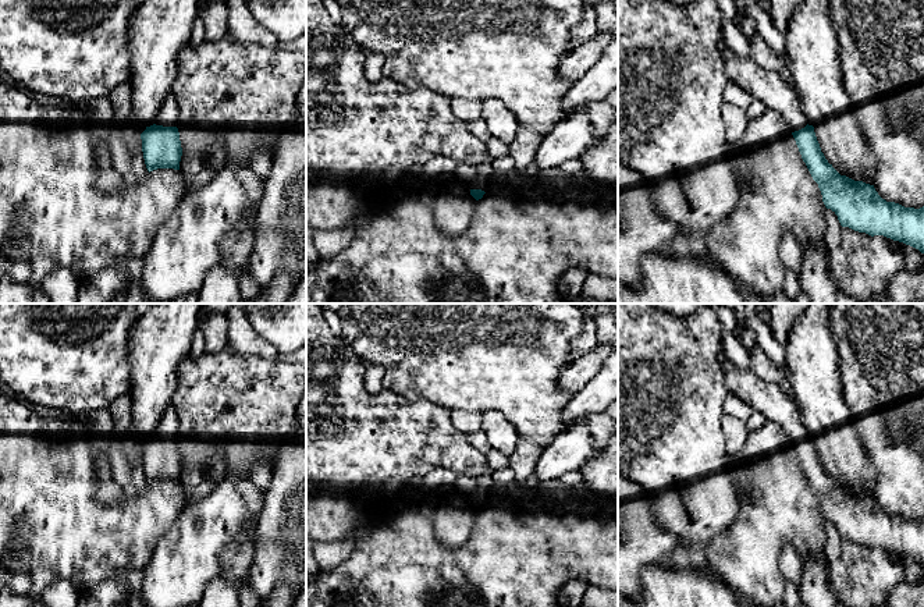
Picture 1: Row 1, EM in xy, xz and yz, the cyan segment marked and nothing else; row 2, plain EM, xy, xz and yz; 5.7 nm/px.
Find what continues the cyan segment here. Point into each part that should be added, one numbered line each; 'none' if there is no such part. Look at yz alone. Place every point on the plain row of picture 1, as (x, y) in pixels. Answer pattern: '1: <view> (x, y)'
1: yz (768, 398)

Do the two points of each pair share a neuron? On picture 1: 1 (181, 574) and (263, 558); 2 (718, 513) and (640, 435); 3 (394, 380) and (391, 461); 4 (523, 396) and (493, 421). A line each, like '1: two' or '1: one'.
1: two
2: one
3: two
4: two

